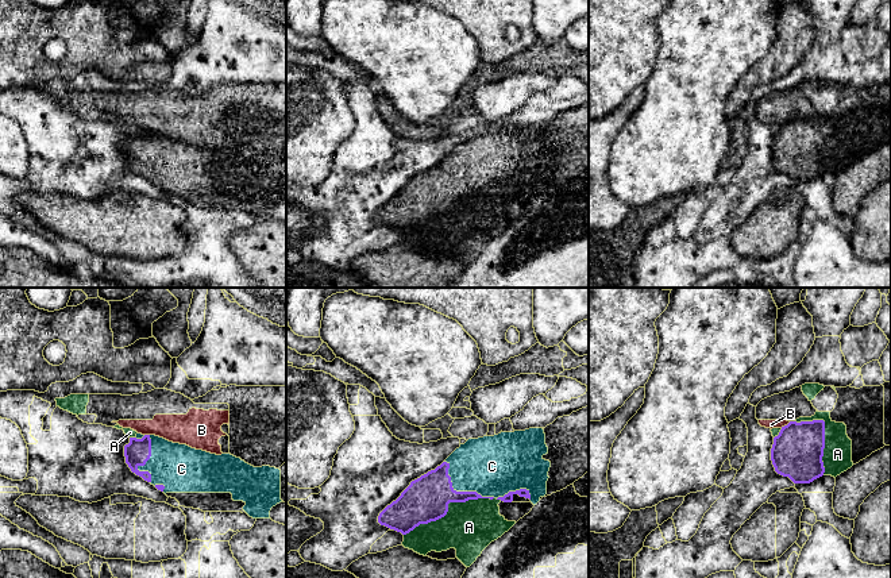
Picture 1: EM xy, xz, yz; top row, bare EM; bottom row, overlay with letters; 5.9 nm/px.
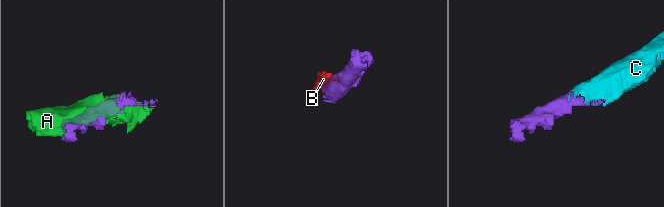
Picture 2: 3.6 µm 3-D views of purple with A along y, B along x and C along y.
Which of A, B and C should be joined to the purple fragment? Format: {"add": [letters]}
{"add": ["C"]}

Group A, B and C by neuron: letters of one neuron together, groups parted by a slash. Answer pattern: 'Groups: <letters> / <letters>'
Groups: A B / C

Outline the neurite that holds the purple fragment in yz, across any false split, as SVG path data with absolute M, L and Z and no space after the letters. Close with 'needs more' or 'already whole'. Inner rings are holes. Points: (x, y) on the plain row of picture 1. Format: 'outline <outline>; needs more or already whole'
outline M790 119L774 135L771 158L775 169L794 181L810 181L825 170L825 119Z; already whole

